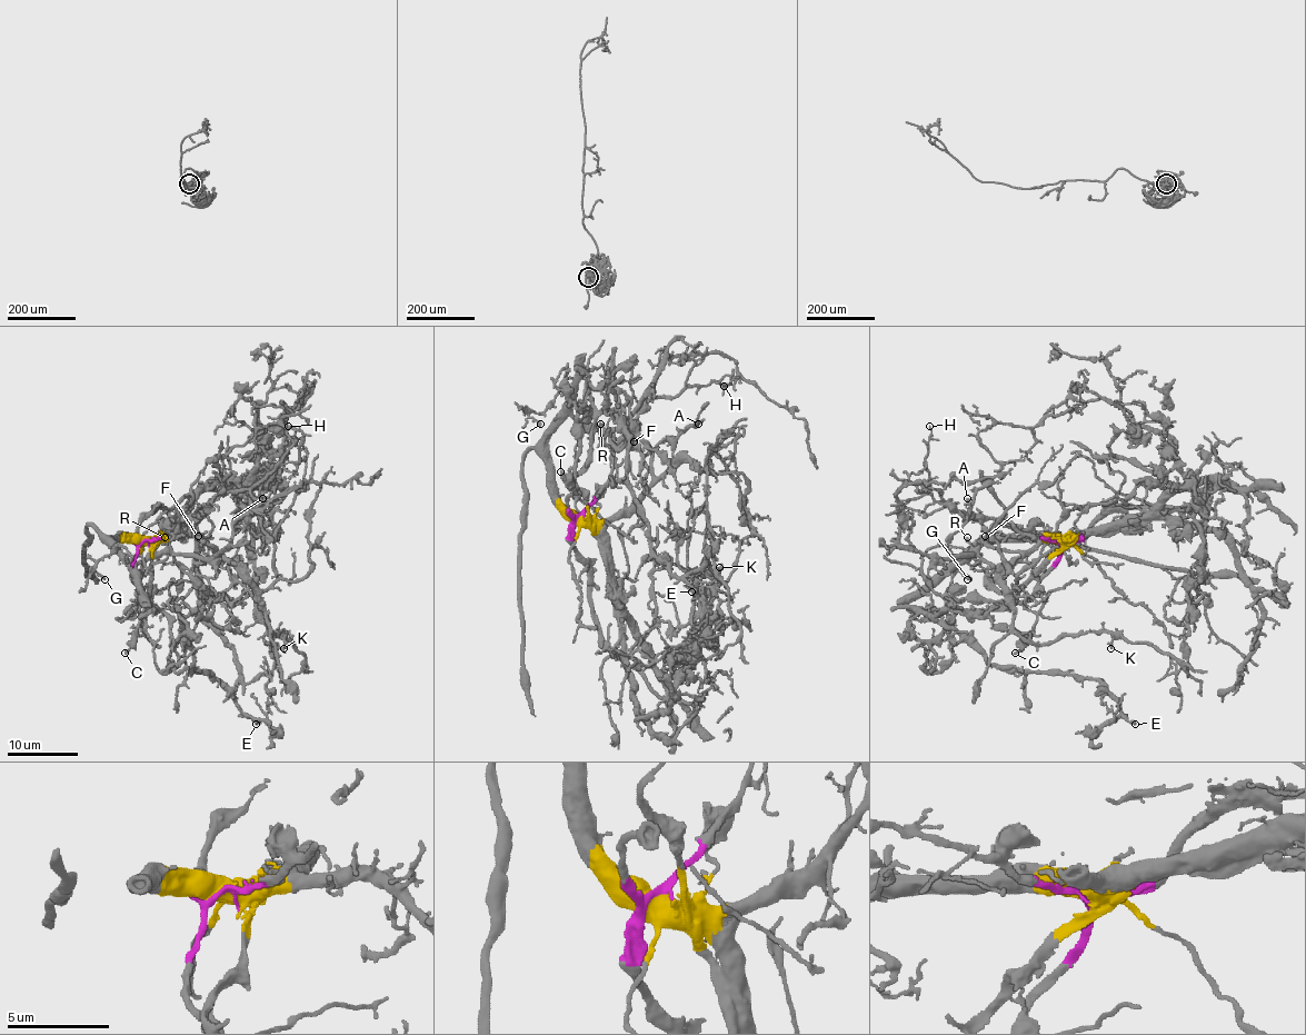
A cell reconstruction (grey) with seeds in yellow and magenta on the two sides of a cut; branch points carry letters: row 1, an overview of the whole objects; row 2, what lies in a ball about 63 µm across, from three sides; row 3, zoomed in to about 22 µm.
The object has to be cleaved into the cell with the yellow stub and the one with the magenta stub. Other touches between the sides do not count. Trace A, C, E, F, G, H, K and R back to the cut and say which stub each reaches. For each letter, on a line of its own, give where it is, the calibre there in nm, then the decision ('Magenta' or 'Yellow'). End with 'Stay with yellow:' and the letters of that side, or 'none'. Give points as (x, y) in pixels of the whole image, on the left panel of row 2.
A: Place: (262, 498). Thickness 130 nm. Yellow
C: Place: (125, 653). Thickness 240 nm. Magenta
E: Place: (256, 724). Thickness 170 nm. Yellow
F: Place: (198, 536). Thickness 240 nm. Yellow
G: Place: (105, 579). Thickness 150 nm. Magenta
H: Place: (288, 426). Thickness 100 nm. Magenta
K: Place: (283, 648). Thickness 180 nm. Yellow
R: Place: (165, 537). Thickness 150 nm. Yellow
Stay with yellow: A, E, F, K, R

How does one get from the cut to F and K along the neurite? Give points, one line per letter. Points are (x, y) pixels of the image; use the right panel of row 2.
F: (1059, 543), (1064, 538), (1046, 537), (1025, 551), (996, 549), (982, 540), (986, 537)
K: (1059, 543), (1064, 538), (1044, 537), (1007, 574), (1013, 627), (1034, 643), (1107, 633), (1112, 648)

